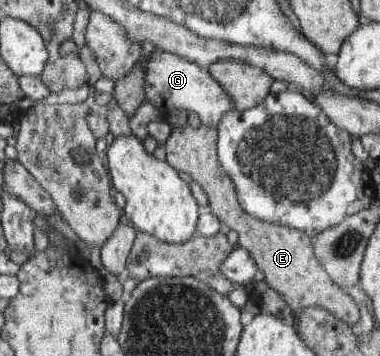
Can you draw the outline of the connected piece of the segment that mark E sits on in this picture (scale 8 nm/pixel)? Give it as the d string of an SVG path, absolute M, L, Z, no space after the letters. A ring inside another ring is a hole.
M201 122L199 126L191 126L186 124L183 126L175 125L173 134L166 139L164 144L166 150L166 160L171 166L174 166L180 172L186 172L193 180L195 180L204 190L209 198L209 212L215 213L226 225L239 234L239 246L246 248L251 256L256 260L257 266L264 274L264 281L281 295L281 298L287 303L292 313L299 314L301 310L312 309L313 306L319 306L323 310L329 311L335 319L340 320L345 325L353 325L359 320L357 314L357 306L351 302L351 298L347 300L345 294L341 294L339 285L335 286L332 279L324 271L320 265L319 259L315 255L315 251L311 250L311 240L307 238L302 230L288 227L287 225L278 225L277 223L265 222L263 219L254 217L249 214L240 203L237 194L236 184L230 177L230 174L224 169L220 163L218 155L218 138L219 131L217 128L211 128L209 125Z

